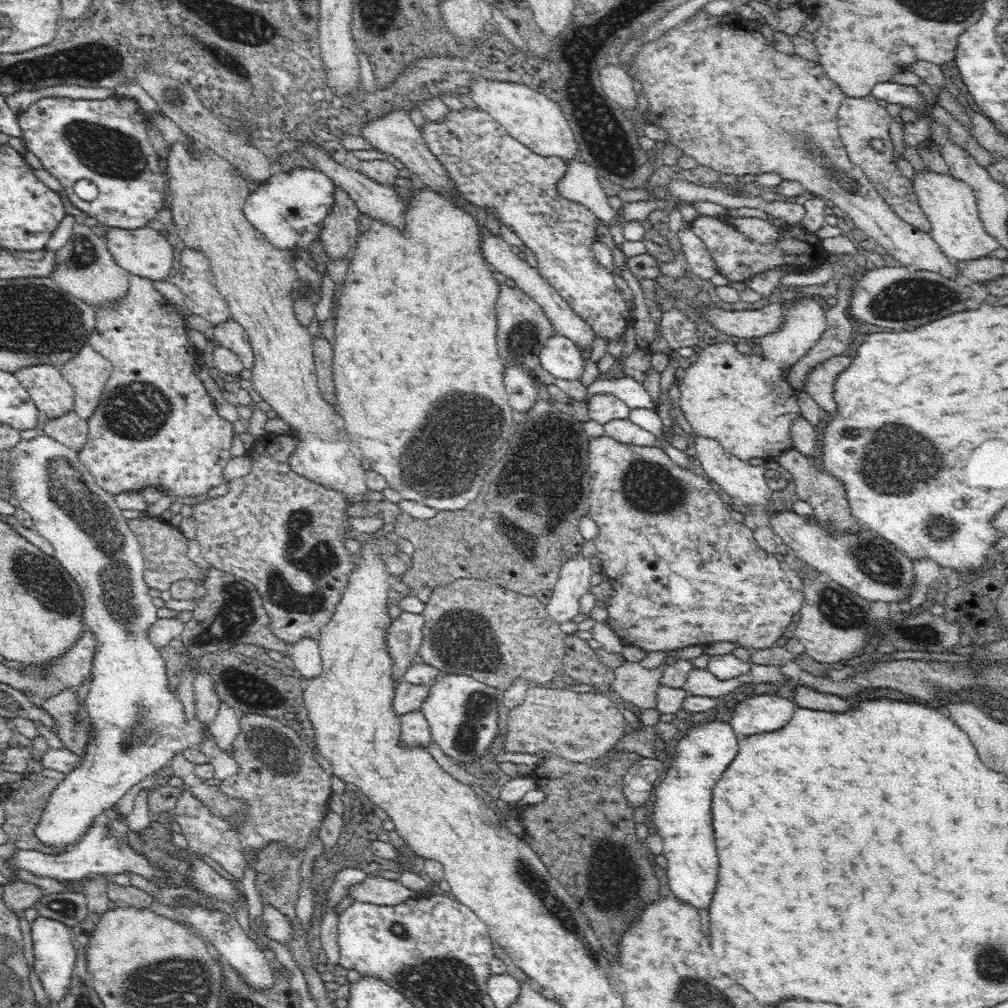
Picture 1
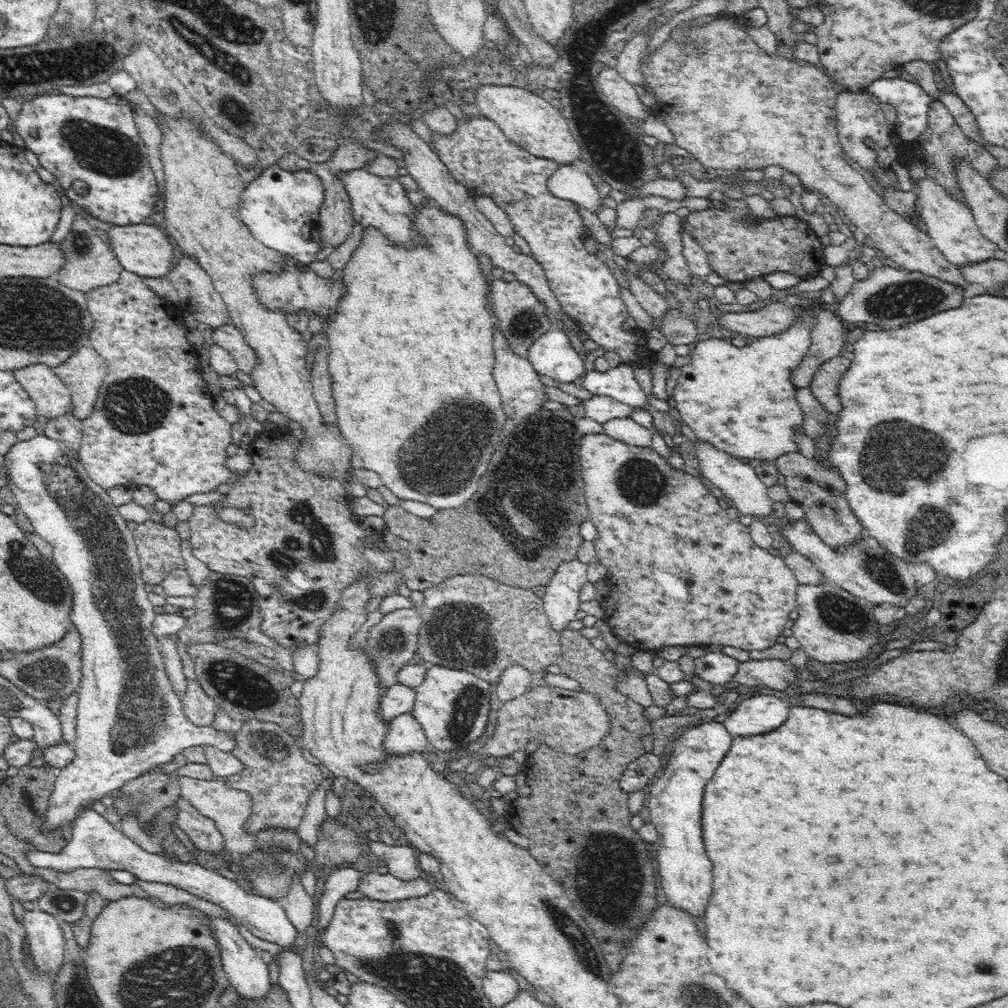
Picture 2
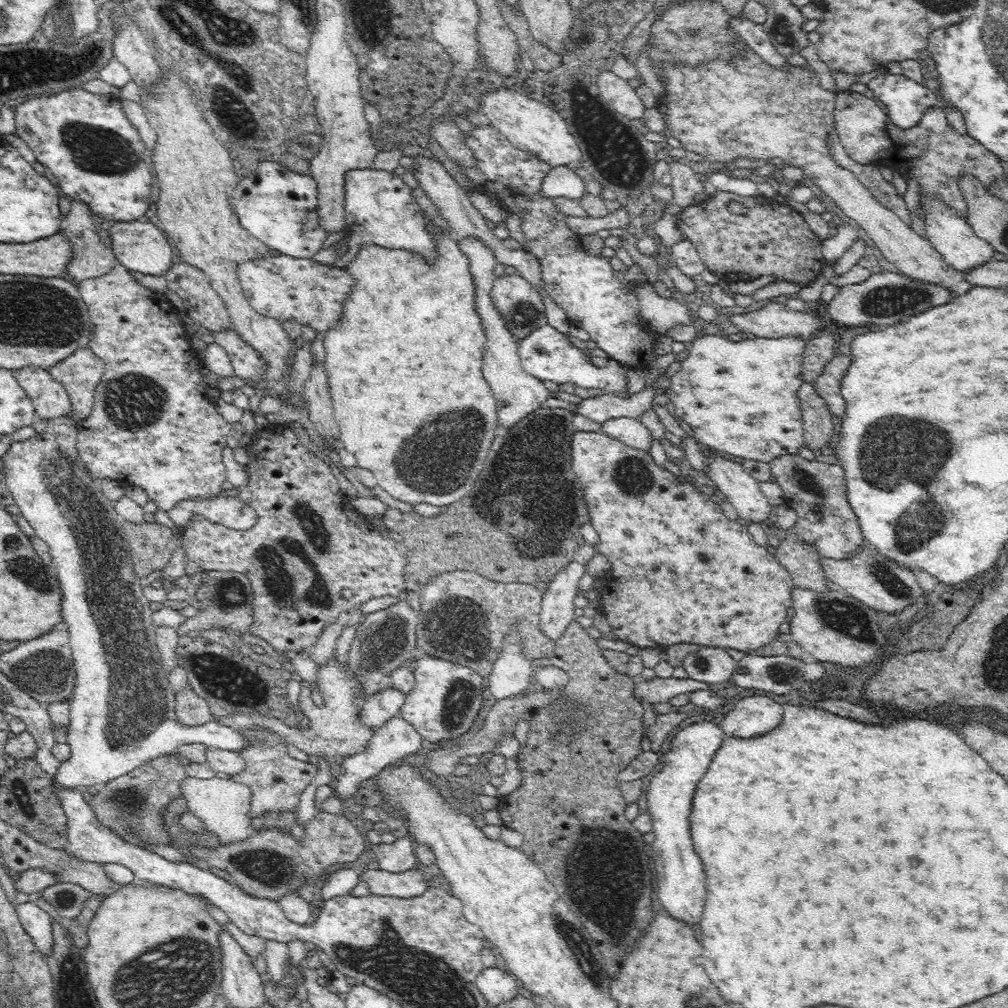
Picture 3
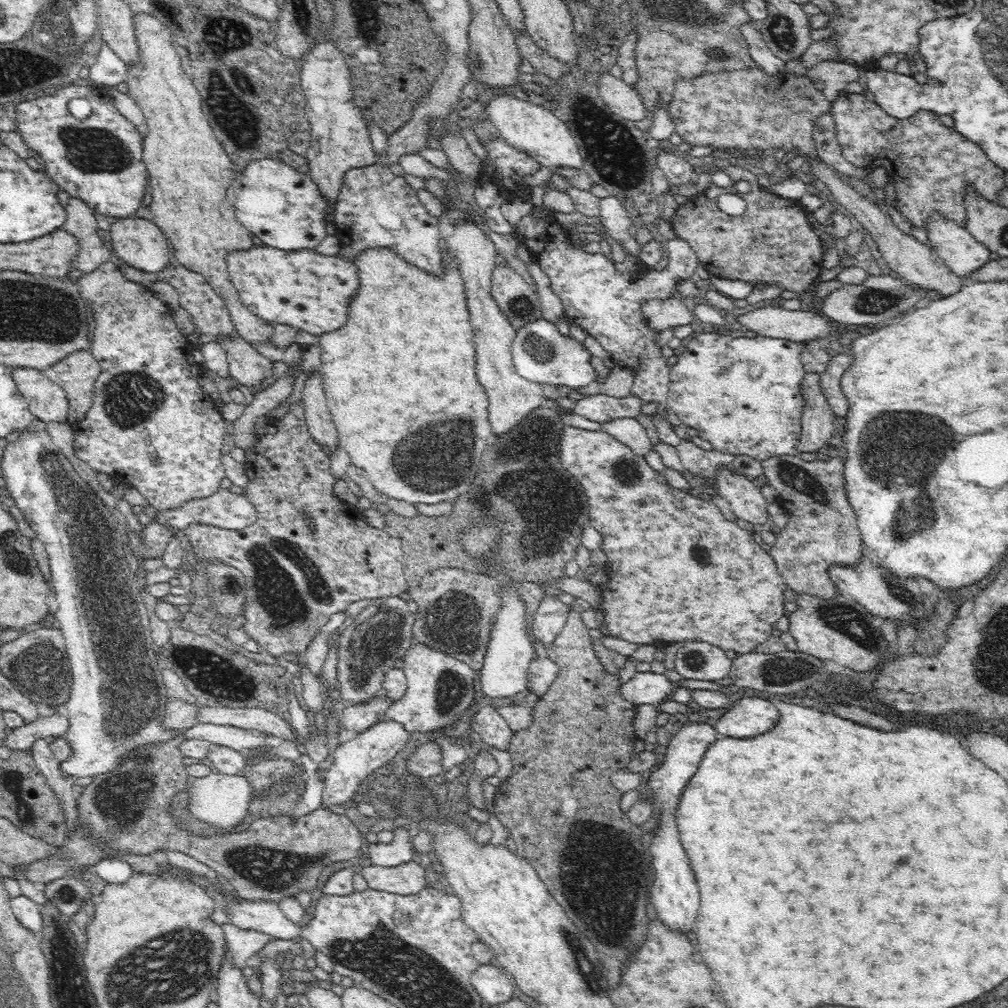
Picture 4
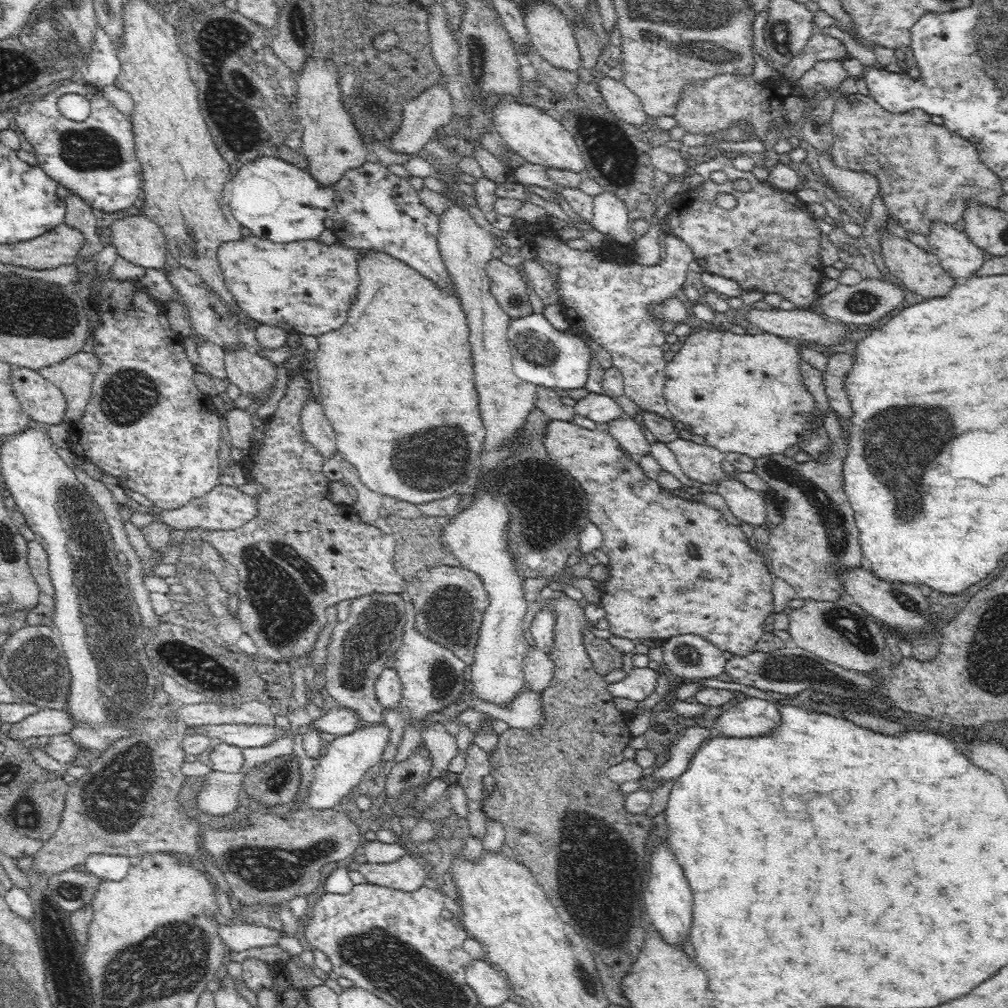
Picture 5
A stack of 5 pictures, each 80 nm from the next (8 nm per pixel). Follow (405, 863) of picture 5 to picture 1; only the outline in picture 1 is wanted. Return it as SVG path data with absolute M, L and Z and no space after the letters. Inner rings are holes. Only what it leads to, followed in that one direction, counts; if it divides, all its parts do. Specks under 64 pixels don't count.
M369 875L362 882L350 886L346 894L353 898L354 902L374 903L378 906L396 906L398 903L418 897L400 881L376 875Z

